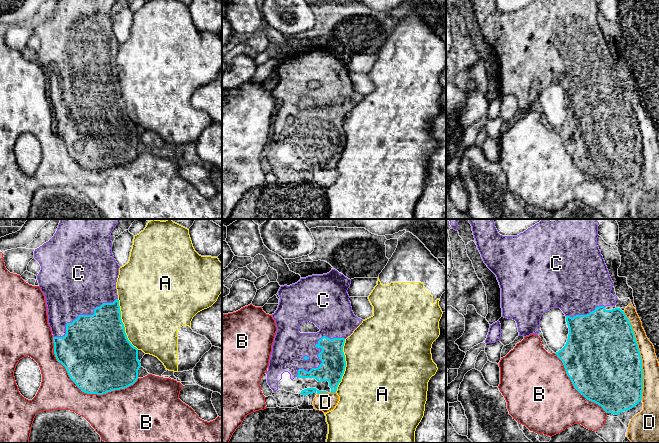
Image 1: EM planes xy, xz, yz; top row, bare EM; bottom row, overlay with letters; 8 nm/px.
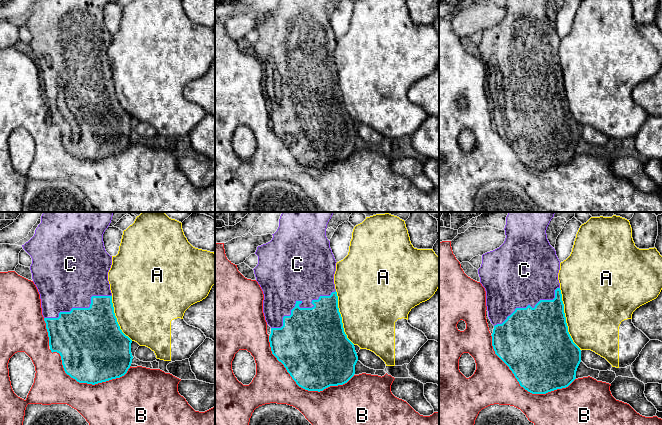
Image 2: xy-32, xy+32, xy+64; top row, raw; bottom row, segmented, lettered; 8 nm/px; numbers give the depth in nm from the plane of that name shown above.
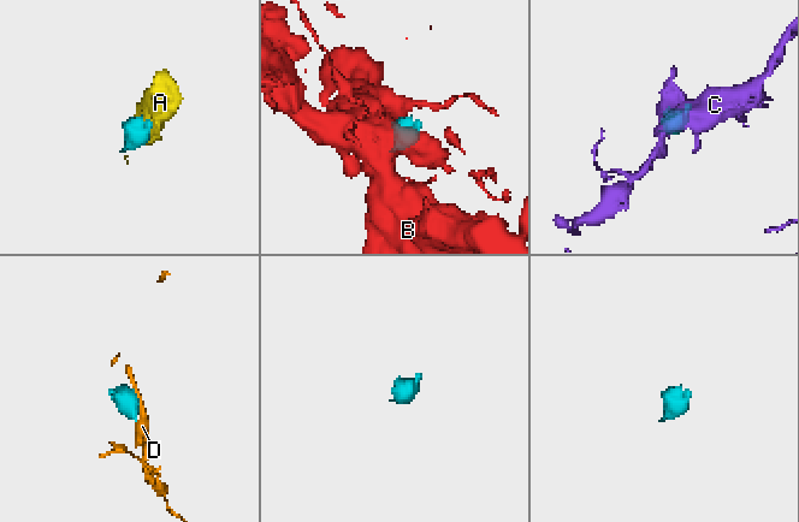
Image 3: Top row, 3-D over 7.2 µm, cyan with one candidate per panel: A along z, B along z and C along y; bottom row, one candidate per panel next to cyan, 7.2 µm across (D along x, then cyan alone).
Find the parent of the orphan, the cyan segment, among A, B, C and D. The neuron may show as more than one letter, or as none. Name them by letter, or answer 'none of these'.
C

